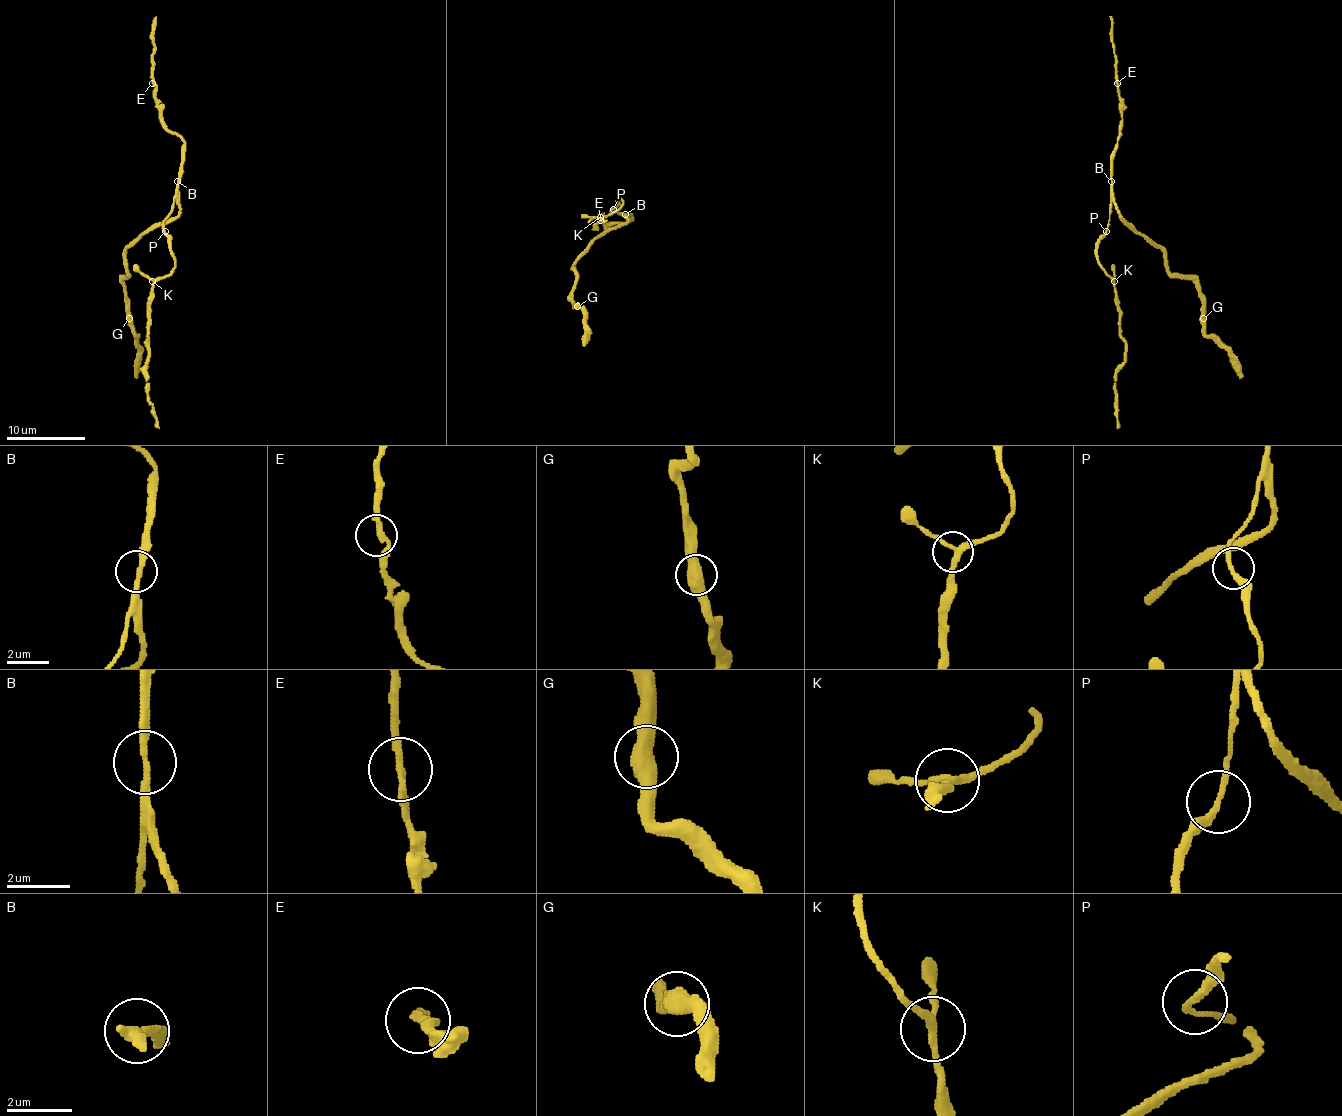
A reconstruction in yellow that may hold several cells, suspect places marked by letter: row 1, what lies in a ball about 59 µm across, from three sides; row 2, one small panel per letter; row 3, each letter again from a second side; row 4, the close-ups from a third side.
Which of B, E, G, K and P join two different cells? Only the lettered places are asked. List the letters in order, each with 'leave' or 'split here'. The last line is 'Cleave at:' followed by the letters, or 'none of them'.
B: leave
E: leave
G: leave
K: leave
P: leave
Cleave at: none of them

